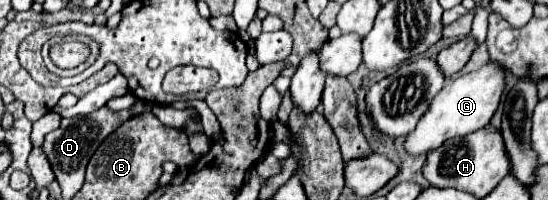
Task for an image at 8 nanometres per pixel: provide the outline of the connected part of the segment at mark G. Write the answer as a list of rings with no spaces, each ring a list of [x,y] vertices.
[[[495,62],[485,64],[477,72],[469,72],[469,74],[463,74],[463,76],[447,82],[443,86],[443,90],[433,98],[427,114],[423,114],[423,118],[419,118],[415,130],[405,136],[407,154],[411,154],[411,156],[427,154],[427,152],[439,148],[449,138],[467,136],[475,130],[485,128],[499,106],[503,86],[505,86],[503,68]]]

